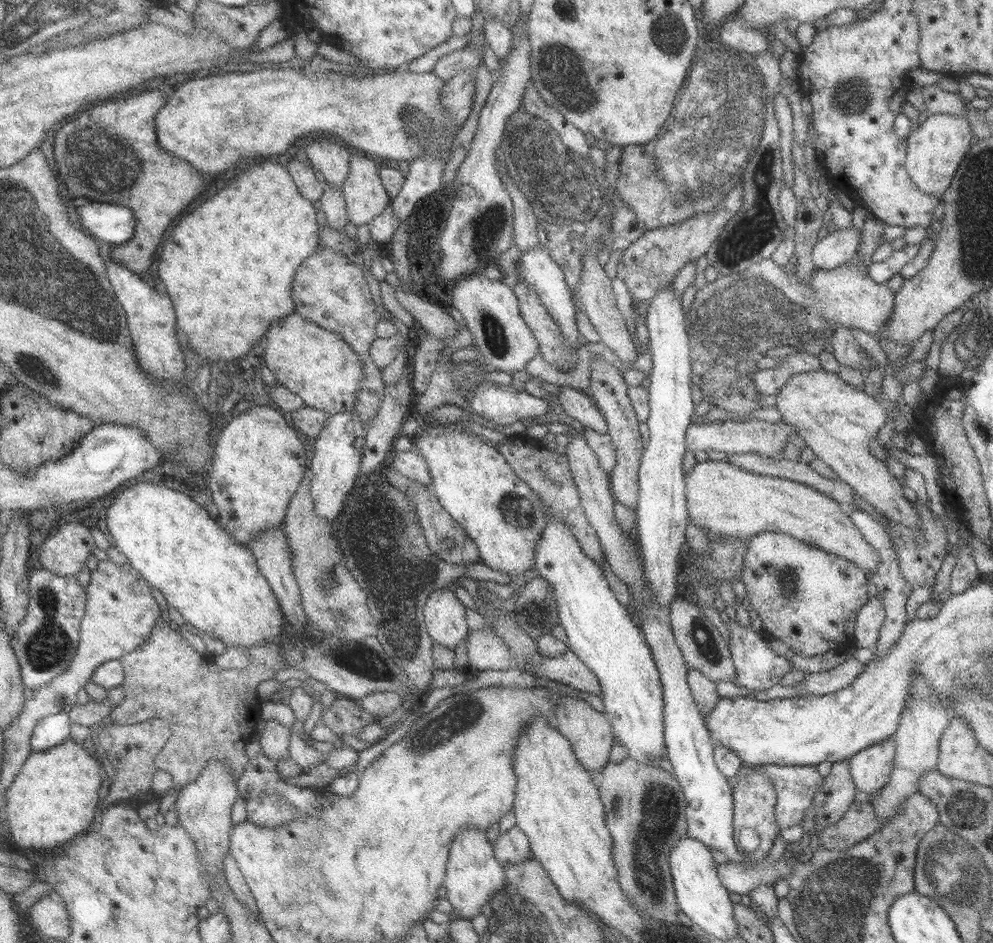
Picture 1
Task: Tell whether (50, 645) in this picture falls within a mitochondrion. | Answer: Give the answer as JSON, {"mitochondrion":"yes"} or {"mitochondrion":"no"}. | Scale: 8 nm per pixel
{"mitochondrion":"yes"}

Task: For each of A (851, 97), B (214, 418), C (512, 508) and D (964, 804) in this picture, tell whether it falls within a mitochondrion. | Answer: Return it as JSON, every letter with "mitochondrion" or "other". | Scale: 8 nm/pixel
{"A":"mitochondrion","B":"other","C":"mitochondrion","D":"mitochondrion"}

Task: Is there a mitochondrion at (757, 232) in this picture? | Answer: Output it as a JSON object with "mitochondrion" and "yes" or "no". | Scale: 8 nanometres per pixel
{"mitochondrion":"yes"}

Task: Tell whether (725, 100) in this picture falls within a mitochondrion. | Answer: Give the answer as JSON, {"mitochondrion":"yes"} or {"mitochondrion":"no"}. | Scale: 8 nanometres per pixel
{"mitochondrion":"yes"}

